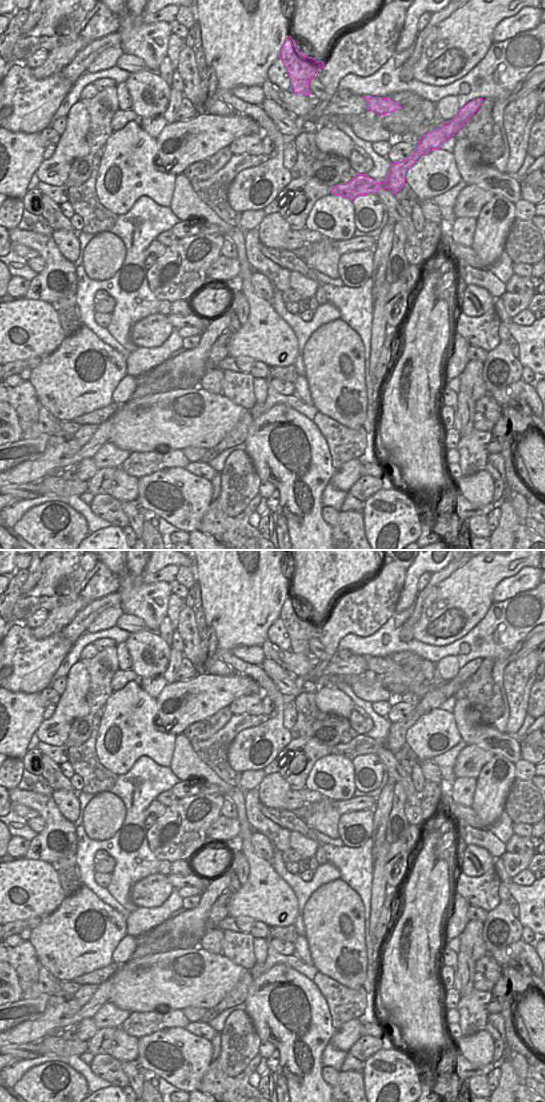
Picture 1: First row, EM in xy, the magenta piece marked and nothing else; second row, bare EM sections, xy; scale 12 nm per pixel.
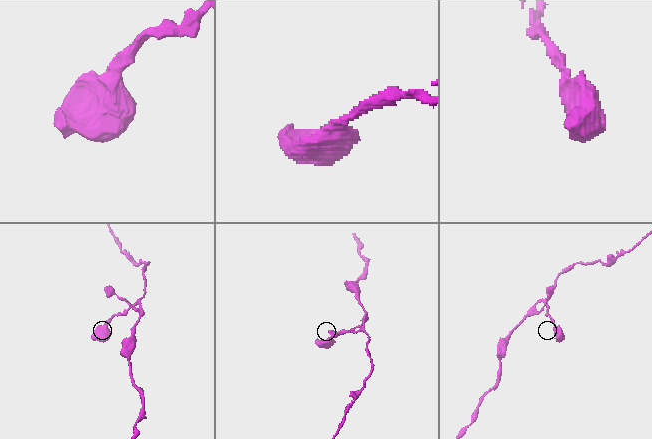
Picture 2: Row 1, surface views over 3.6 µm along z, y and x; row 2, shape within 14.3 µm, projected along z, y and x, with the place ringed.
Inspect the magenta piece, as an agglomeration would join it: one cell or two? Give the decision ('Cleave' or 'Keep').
Keep

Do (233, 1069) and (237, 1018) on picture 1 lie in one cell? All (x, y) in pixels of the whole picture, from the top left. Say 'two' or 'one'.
one

